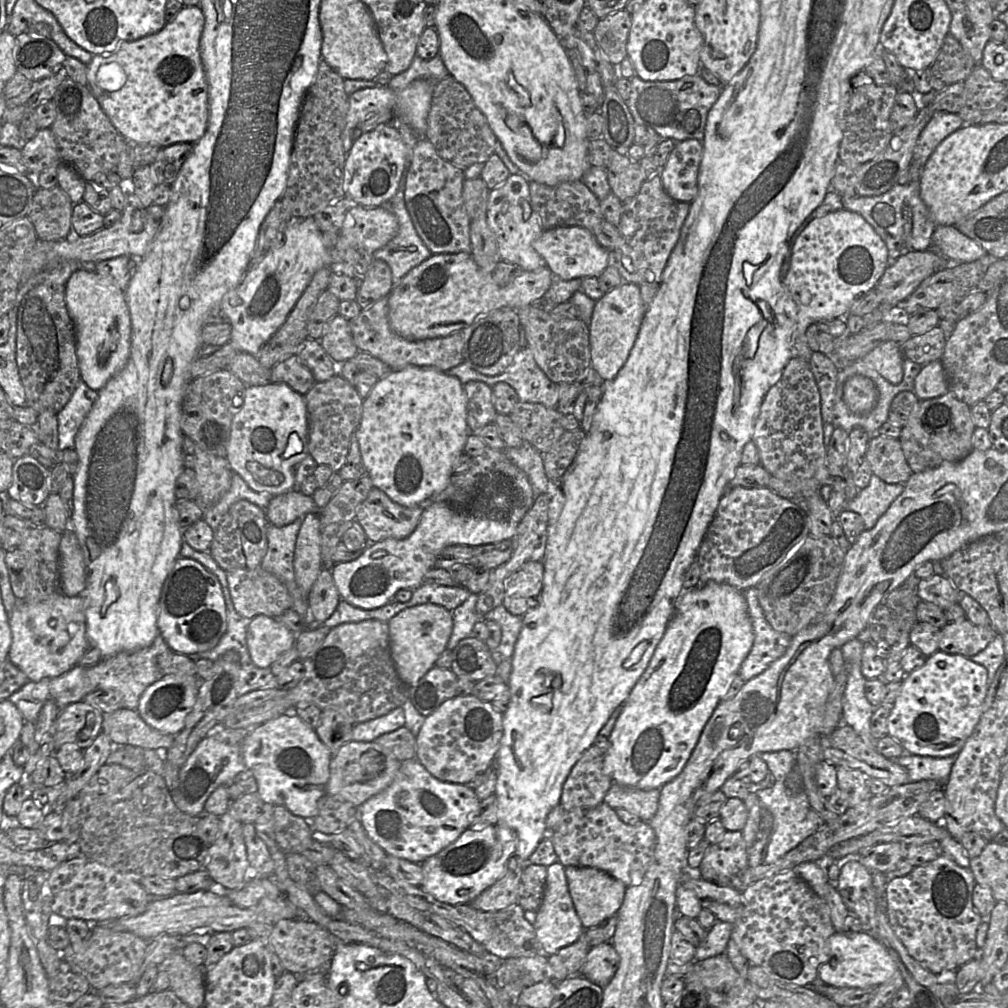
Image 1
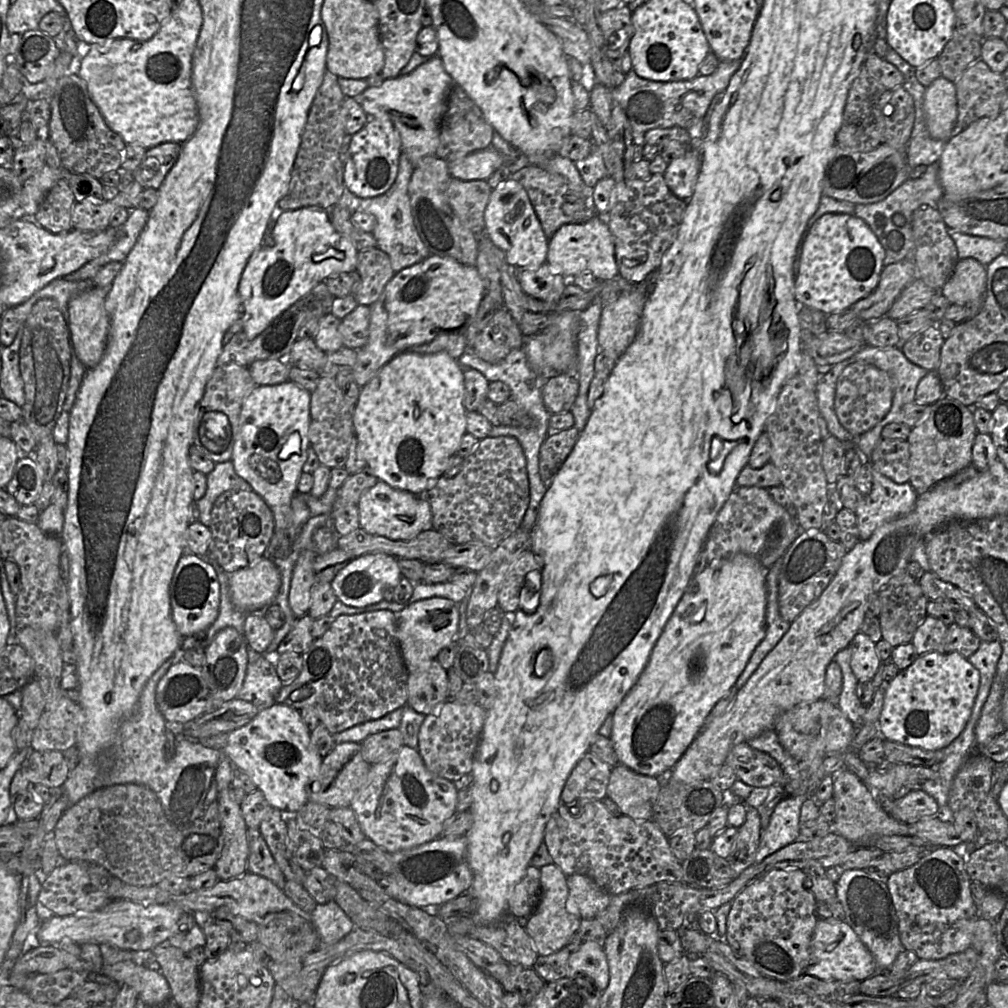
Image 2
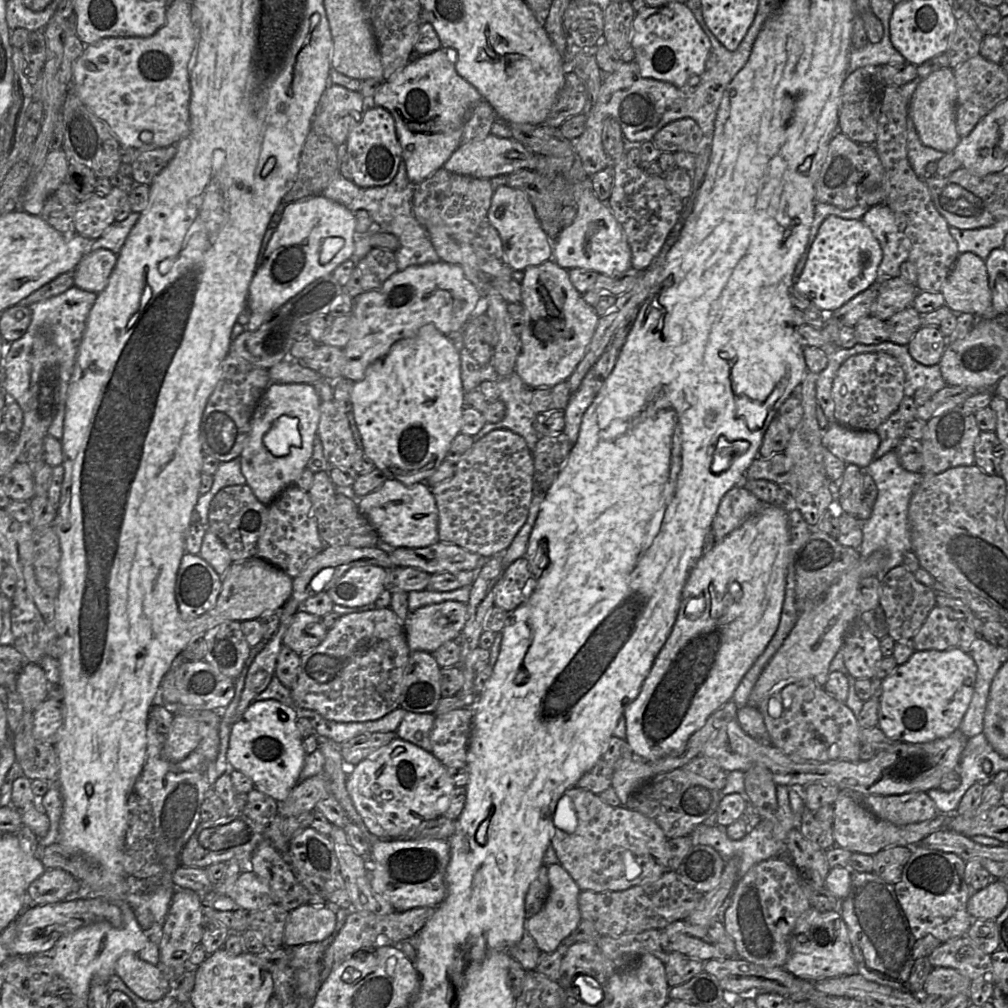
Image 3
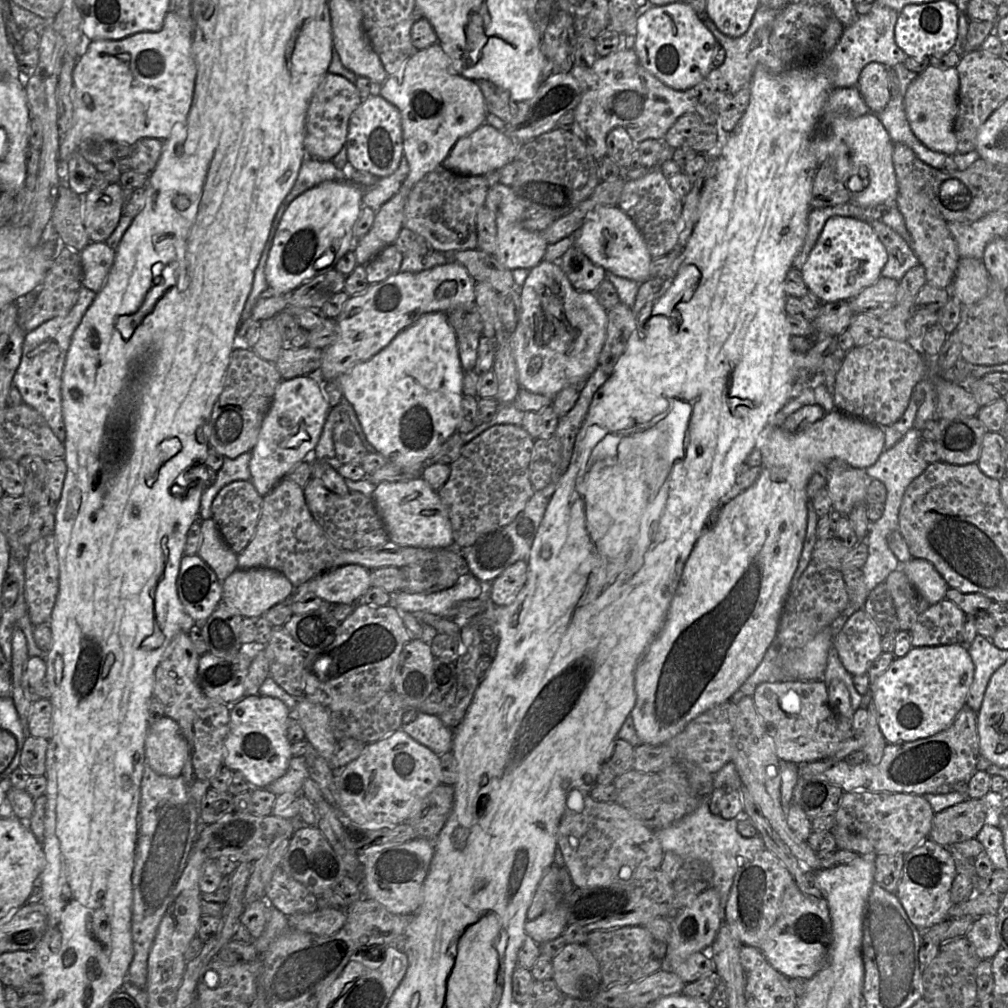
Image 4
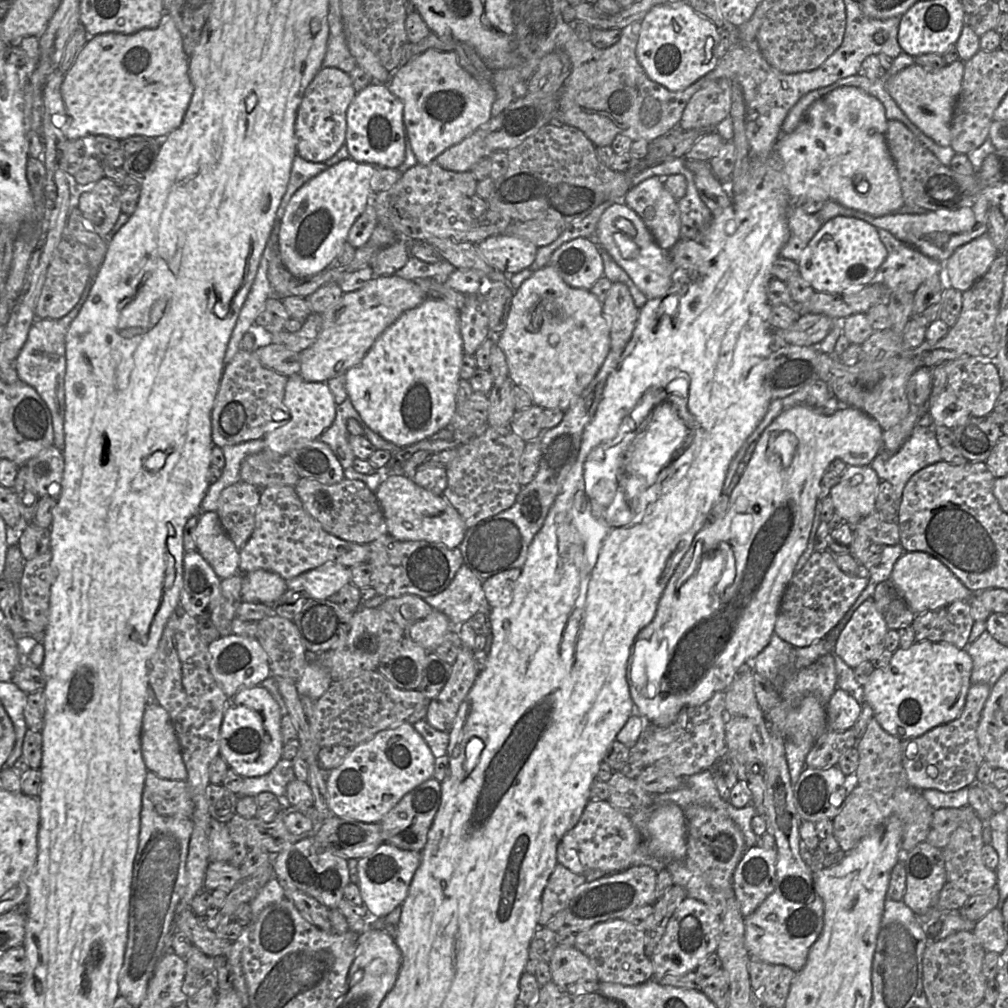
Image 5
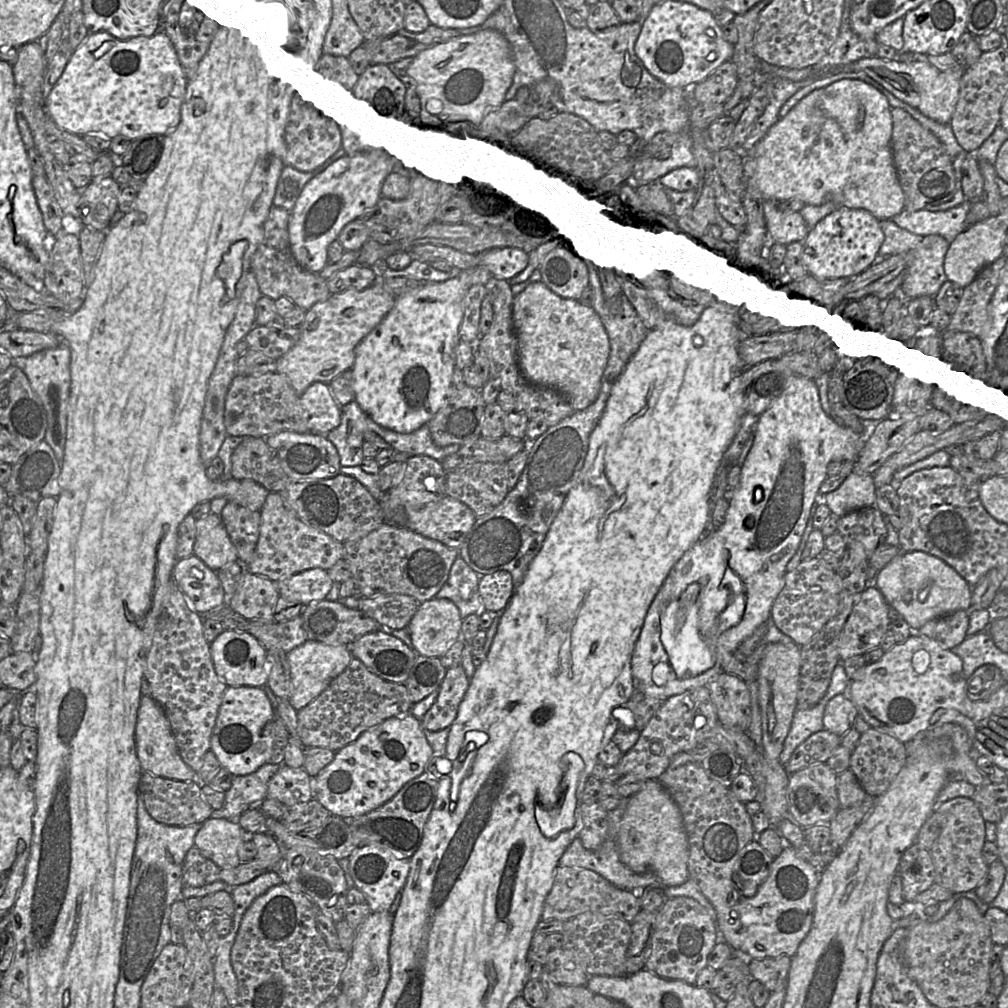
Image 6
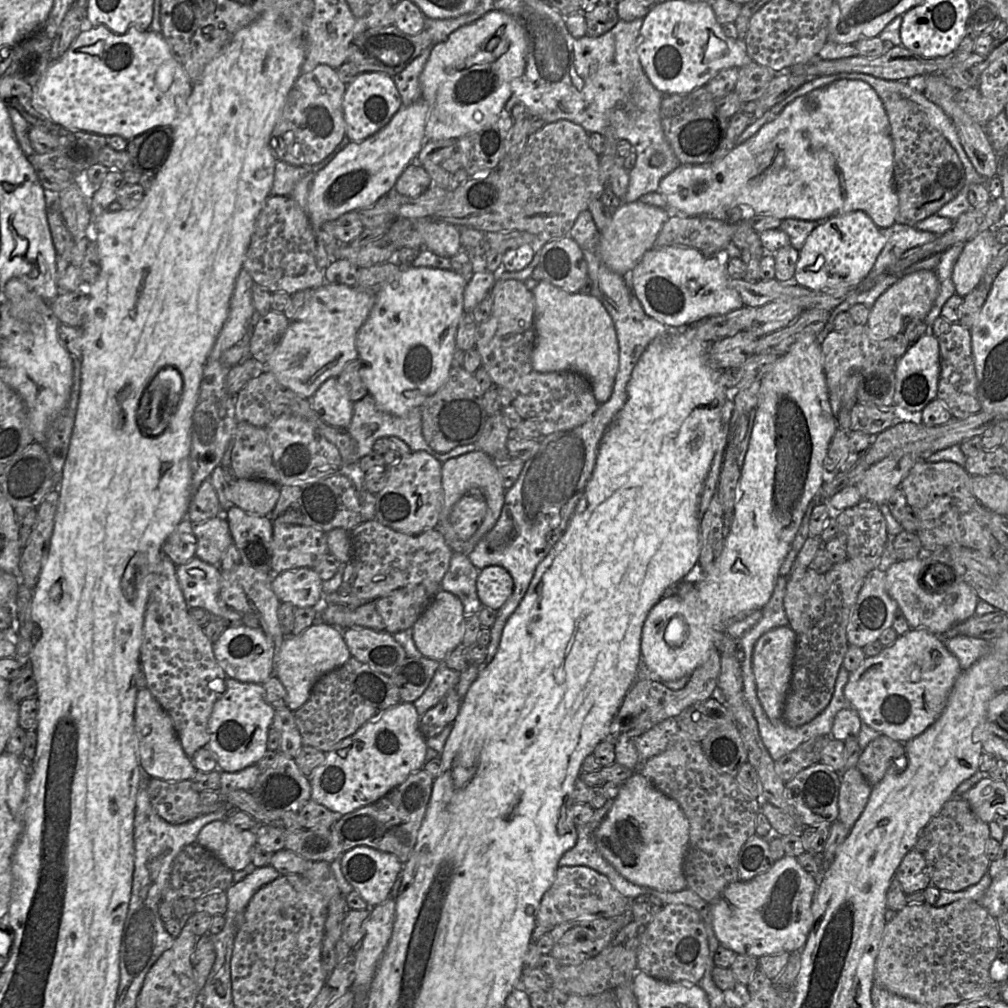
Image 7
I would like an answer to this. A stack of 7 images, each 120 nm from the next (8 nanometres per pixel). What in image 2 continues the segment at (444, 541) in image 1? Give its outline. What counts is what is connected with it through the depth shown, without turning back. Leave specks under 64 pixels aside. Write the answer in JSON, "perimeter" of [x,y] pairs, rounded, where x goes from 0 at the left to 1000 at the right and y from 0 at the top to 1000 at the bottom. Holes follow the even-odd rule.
{"perimeter":[[[365,549],[350,554],[342,561],[328,577],[335,595],[348,602],[361,602],[380,595],[383,584],[391,584],[399,573],[395,555],[381,549]]]}

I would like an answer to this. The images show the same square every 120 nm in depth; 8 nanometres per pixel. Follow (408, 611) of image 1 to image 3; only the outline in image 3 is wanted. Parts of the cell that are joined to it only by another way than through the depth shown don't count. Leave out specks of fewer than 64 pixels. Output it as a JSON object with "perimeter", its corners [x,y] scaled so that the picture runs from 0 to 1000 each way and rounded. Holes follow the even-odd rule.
{"perimeter":[[[445,595],[408,607],[400,617],[407,646],[430,648],[441,637],[453,635],[463,612],[462,598]]]}

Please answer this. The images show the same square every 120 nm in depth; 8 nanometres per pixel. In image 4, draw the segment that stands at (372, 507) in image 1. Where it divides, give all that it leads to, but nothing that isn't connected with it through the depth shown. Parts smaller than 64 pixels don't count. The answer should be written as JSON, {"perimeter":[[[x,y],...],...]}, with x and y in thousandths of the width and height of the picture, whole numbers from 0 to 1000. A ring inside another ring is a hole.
{"perimeter":[[[418,472],[394,478],[378,477],[368,493],[386,537],[415,544],[443,544],[451,541],[443,503]]]}

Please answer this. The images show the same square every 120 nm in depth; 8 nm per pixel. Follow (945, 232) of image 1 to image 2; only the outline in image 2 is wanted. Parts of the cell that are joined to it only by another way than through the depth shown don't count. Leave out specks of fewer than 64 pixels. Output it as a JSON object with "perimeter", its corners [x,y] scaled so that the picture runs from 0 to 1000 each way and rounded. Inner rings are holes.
{"perimeter":[[[941,225],[939,230],[947,240],[951,258],[962,255],[979,264],[997,250],[999,239],[961,233]]]}

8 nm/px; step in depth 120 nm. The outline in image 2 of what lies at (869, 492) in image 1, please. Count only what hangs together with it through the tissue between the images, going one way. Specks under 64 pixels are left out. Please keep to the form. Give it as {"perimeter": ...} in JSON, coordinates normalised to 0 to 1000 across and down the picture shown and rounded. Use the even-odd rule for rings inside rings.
{"perimeter":[[[865,464],[865,486],[848,507],[853,536],[860,536],[876,519],[901,511],[908,504],[911,489],[902,478],[891,480]]]}

